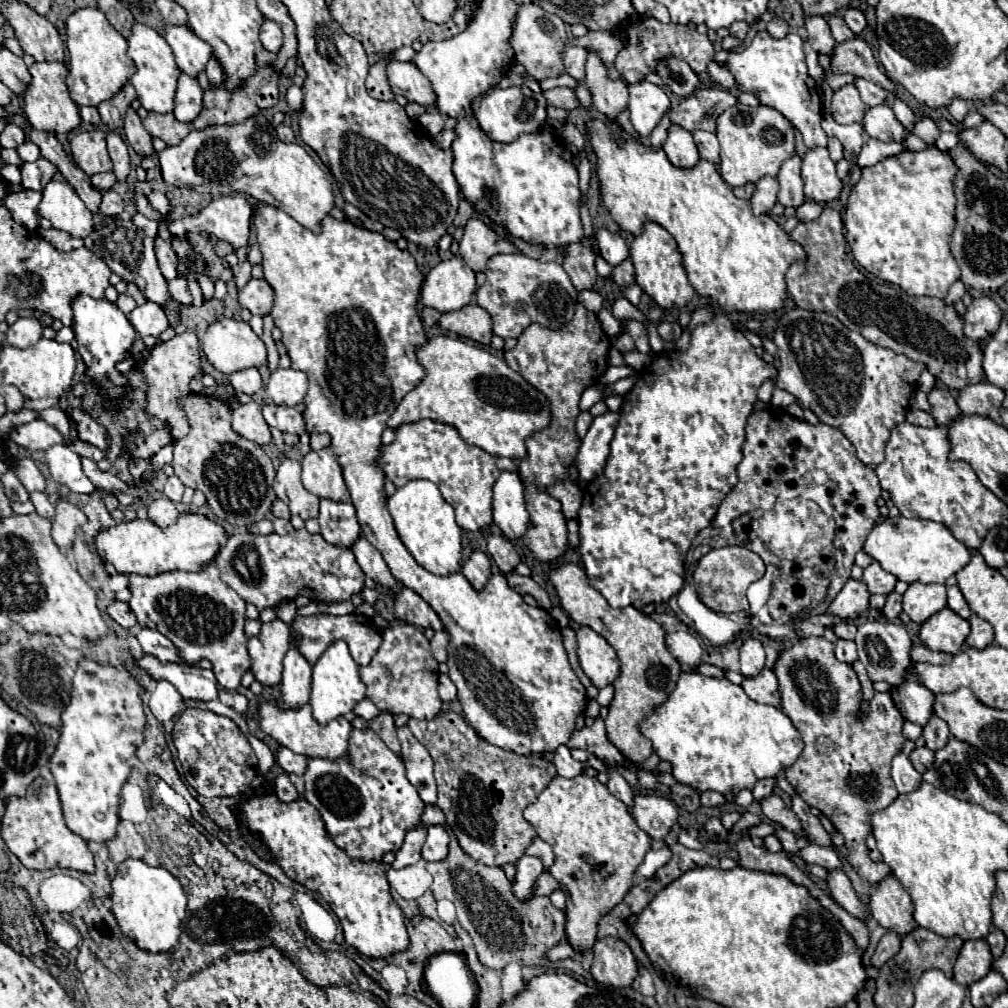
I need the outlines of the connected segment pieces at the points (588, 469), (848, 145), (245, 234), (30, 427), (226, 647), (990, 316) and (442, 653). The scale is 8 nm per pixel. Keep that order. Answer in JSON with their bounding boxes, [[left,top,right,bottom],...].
[[575,412,619,484],[823,112,865,154],[169,194,251,250],[7,420,63,450],[129,564,251,690],[963,296,1003,342],[431,632,449,662]]

